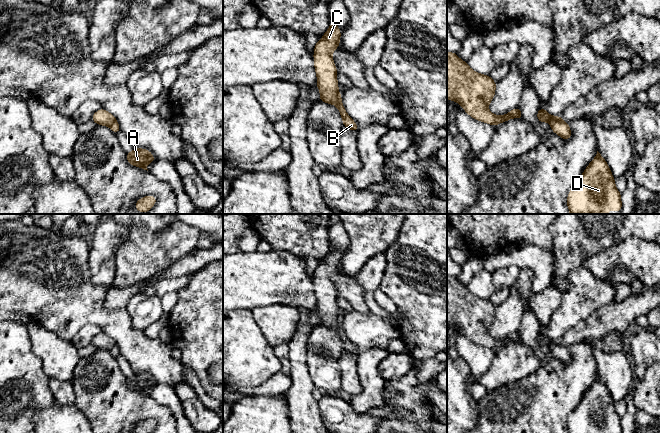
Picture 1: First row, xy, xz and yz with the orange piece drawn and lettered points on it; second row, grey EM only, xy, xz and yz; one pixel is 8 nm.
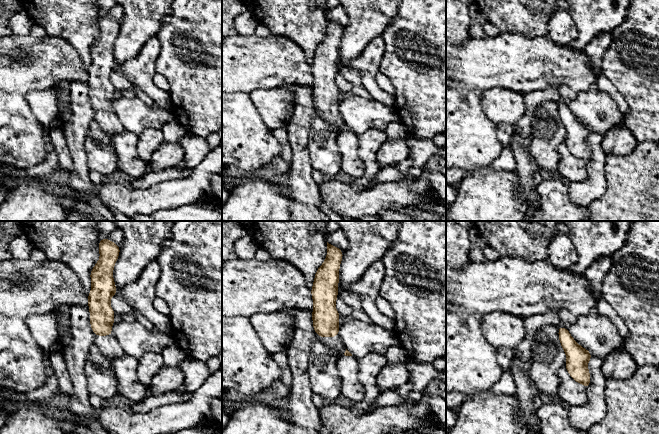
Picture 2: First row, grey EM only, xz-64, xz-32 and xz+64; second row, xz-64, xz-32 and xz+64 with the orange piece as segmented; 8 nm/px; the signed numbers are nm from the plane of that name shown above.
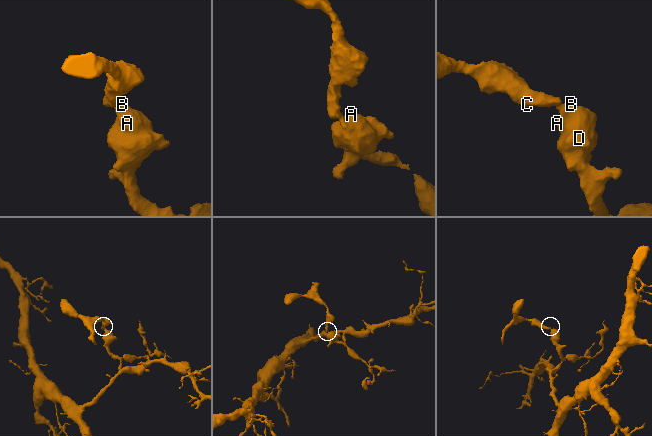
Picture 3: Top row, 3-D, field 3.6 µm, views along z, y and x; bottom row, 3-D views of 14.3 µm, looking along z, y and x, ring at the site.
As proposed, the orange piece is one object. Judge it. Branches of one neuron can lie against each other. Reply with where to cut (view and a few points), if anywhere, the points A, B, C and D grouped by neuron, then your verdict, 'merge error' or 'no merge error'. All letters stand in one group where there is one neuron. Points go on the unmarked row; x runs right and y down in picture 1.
cut in xz along (340, 317), (335, 329); A B D / C; merge error

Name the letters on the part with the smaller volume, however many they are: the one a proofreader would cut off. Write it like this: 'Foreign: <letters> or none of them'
Foreign: C

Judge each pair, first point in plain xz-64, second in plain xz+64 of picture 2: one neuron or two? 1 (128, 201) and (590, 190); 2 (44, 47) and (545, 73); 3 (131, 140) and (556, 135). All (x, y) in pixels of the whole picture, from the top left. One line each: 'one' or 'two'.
1: two
2: one
3: two

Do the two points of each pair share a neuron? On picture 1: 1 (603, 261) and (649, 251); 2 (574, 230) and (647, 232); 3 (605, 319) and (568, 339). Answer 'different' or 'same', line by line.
1: same
2: same
3: same

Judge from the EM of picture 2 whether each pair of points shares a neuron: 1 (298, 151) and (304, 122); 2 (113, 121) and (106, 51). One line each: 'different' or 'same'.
1: same
2: same

